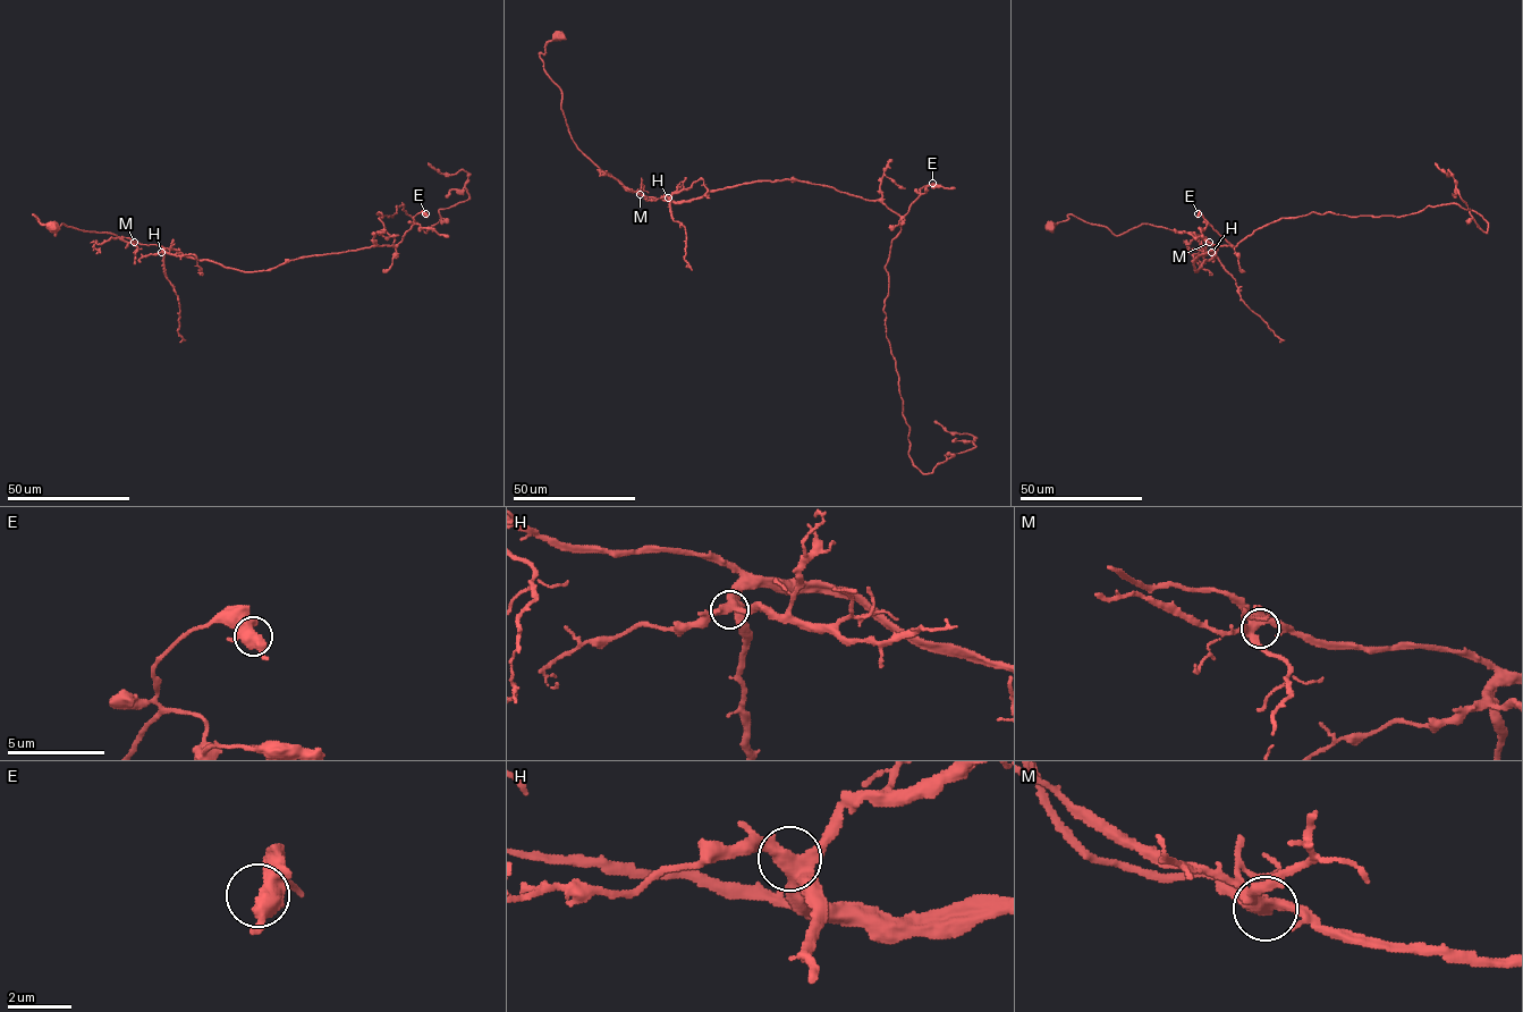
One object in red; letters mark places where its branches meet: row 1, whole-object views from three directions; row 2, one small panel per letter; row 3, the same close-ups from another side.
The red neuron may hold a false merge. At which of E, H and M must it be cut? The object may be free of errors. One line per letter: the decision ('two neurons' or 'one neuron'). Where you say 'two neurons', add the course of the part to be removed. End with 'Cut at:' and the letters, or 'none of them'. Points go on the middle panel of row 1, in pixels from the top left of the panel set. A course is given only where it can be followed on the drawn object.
E: one neuron
H: one neuron
M: one neuron
Cut at: none of them

